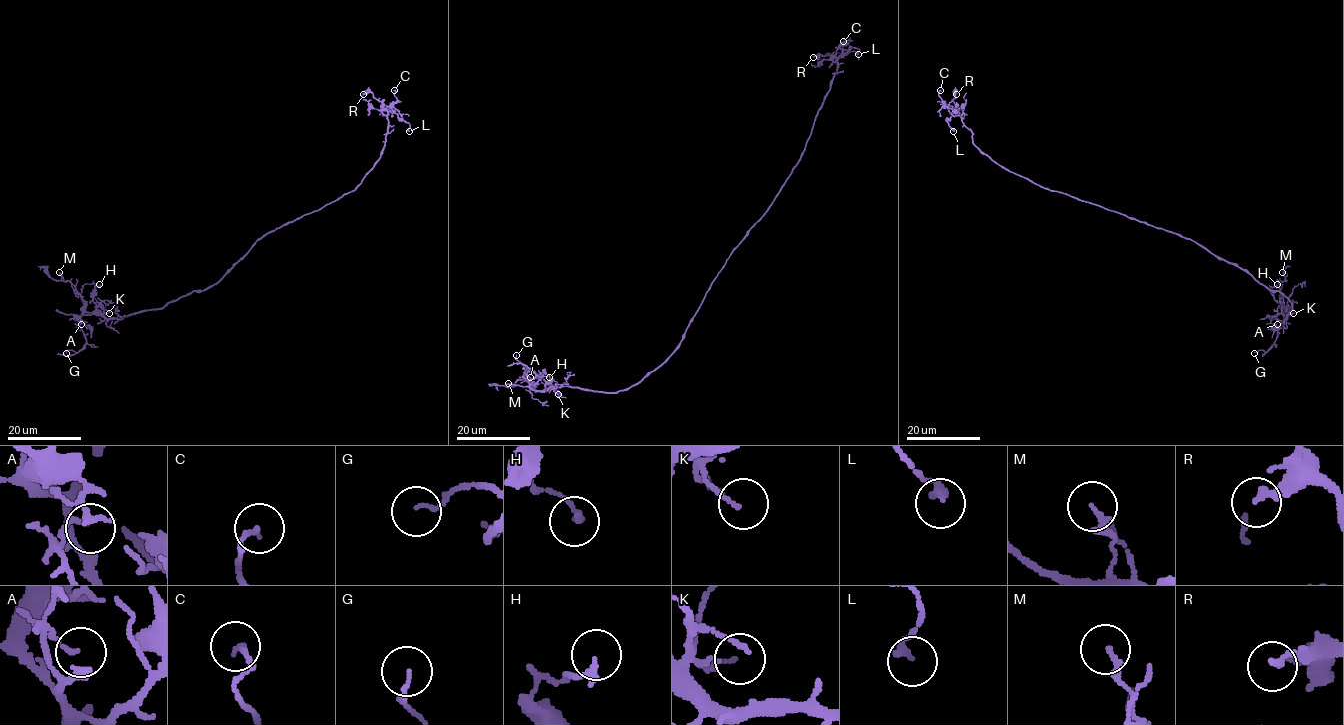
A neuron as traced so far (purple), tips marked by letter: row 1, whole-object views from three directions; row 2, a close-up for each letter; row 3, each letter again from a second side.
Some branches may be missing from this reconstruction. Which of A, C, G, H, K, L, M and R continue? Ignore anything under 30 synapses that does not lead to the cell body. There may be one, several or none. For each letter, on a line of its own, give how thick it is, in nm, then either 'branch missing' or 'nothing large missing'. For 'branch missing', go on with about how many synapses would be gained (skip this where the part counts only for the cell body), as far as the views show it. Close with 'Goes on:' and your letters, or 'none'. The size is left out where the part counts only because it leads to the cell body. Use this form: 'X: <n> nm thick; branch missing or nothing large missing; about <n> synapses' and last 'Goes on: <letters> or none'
A: 110 nm thick; nothing large missing
C: 140 nm thick; nothing large missing
G: 90 nm thick; nothing large missing
H: 170 nm thick; nothing large missing
K: 90 nm thick; nothing large missing
L: 220 nm thick; nothing large missing
M: 200 nm thick; nothing large missing
R: 190 nm thick; nothing large missing
Goes on: none

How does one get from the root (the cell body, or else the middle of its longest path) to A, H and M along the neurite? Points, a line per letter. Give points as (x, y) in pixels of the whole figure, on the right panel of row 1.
A: (1183, 237), (1246, 270), (1269, 290), (1282, 293), (1292, 308), (1286, 318), (1290, 314), (1278, 326), (1277, 324)
H: (1183, 237), (1282, 293), (1292, 305), (1286, 318), (1287, 310), (1274, 299), (1270, 288), (1277, 284)
M: (1183, 237), (1282, 293), (1292, 305), (1286, 318), (1290, 314), (1283, 315), (1278, 283), (1285, 279), (1282, 272)

